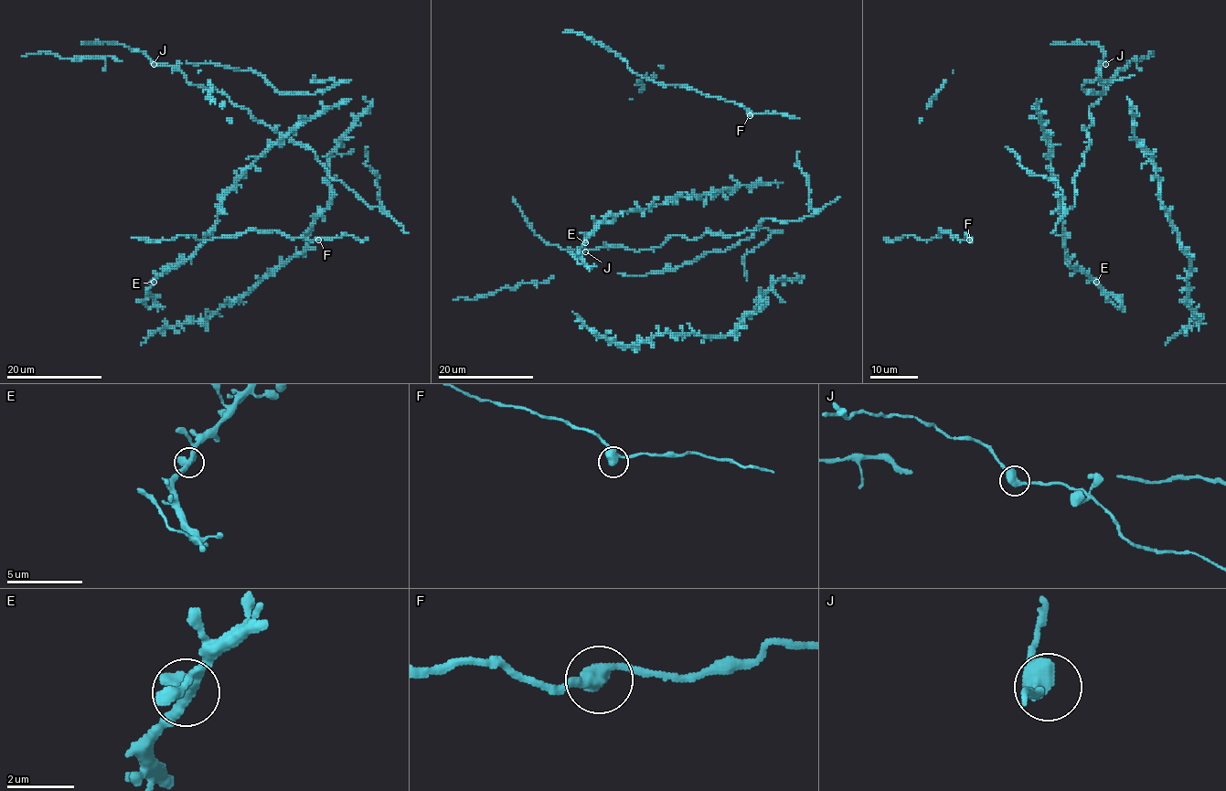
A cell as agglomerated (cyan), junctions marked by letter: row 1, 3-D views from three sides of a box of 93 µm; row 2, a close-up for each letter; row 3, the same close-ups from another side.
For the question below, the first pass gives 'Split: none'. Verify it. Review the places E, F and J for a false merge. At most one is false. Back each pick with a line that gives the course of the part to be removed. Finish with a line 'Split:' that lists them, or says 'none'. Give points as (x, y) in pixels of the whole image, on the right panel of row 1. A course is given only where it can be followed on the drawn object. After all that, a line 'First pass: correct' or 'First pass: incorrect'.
Split: none
First pass: correct

